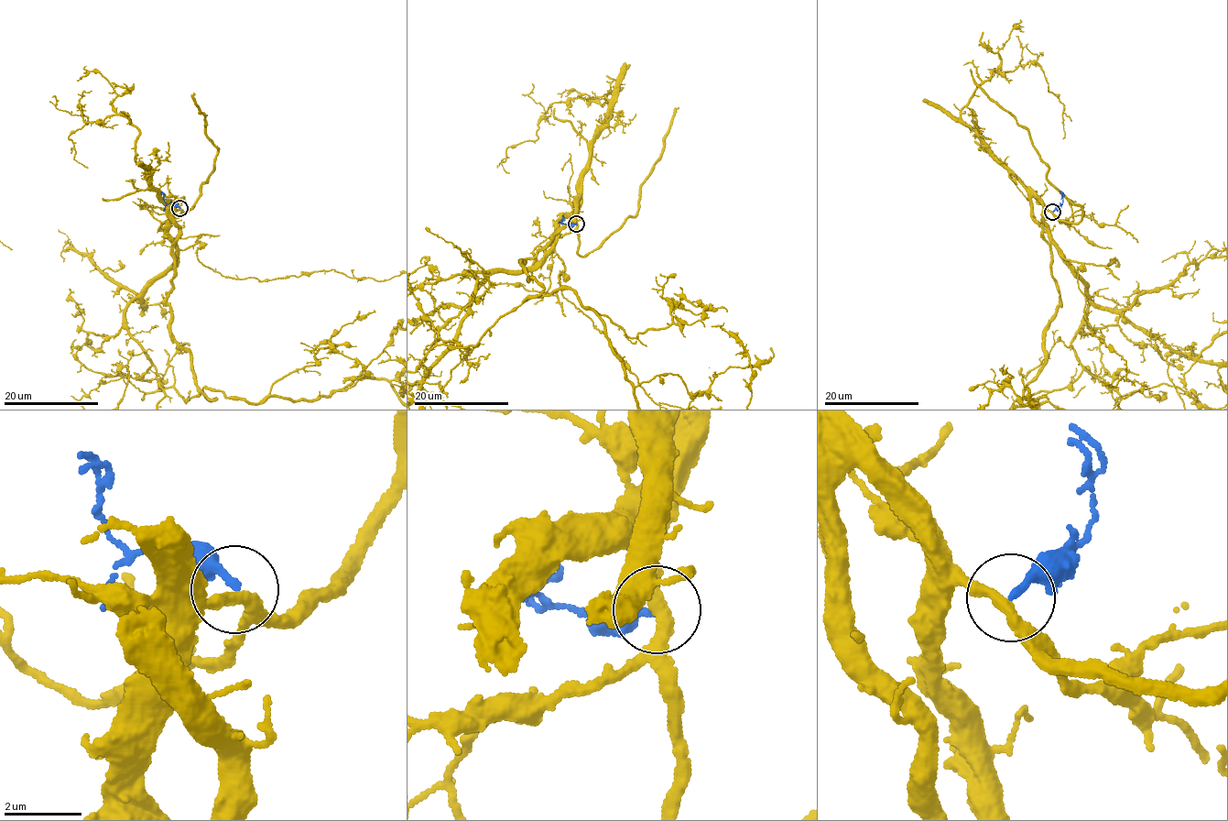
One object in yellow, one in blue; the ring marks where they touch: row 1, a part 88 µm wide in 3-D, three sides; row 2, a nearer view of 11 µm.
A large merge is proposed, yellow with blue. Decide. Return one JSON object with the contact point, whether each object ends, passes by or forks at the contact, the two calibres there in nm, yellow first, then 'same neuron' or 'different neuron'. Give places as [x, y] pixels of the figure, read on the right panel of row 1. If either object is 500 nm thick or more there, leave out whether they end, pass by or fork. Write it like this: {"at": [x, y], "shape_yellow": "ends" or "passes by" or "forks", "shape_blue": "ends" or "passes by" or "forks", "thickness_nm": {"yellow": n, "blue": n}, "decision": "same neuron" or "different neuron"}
{"at": [1052, 212], "shape_yellow": "passes by", "shape_blue": "ends", "thickness_nm": {"yellow": 320, "blue": 190}, "decision": "same neuron"}

